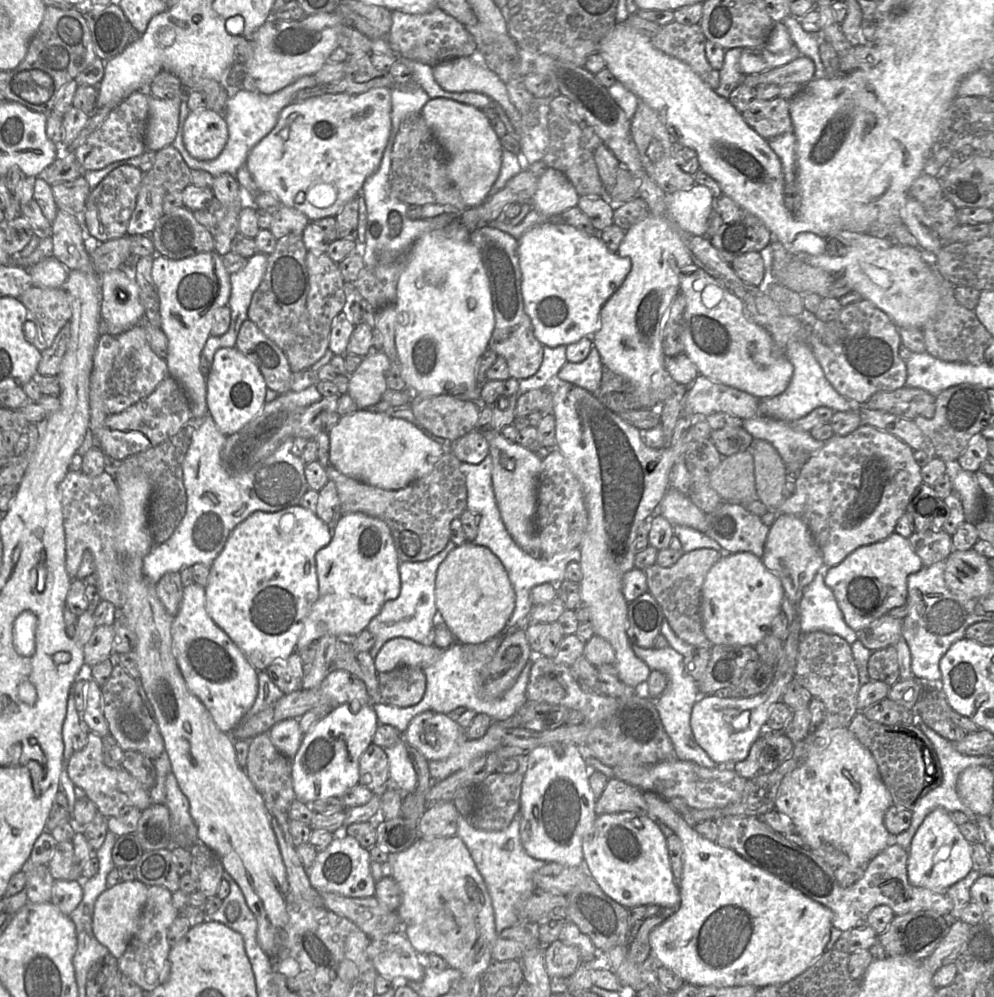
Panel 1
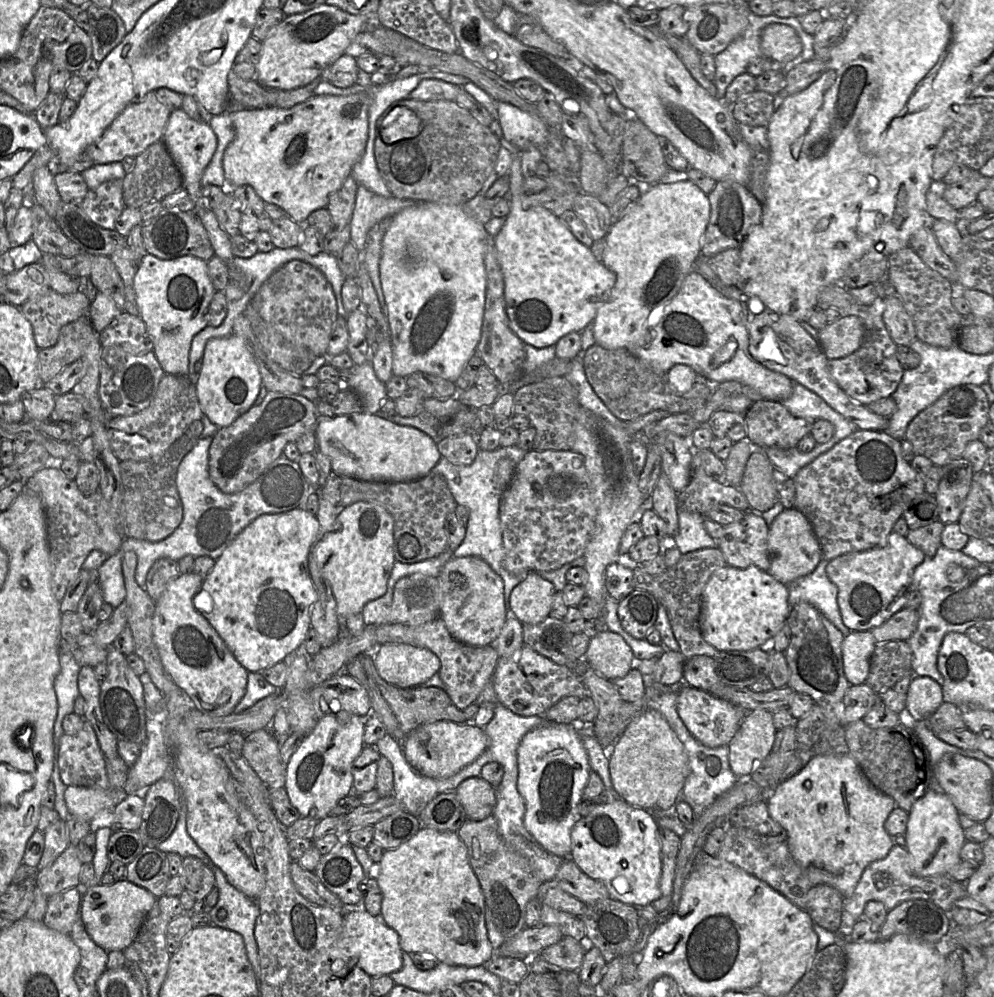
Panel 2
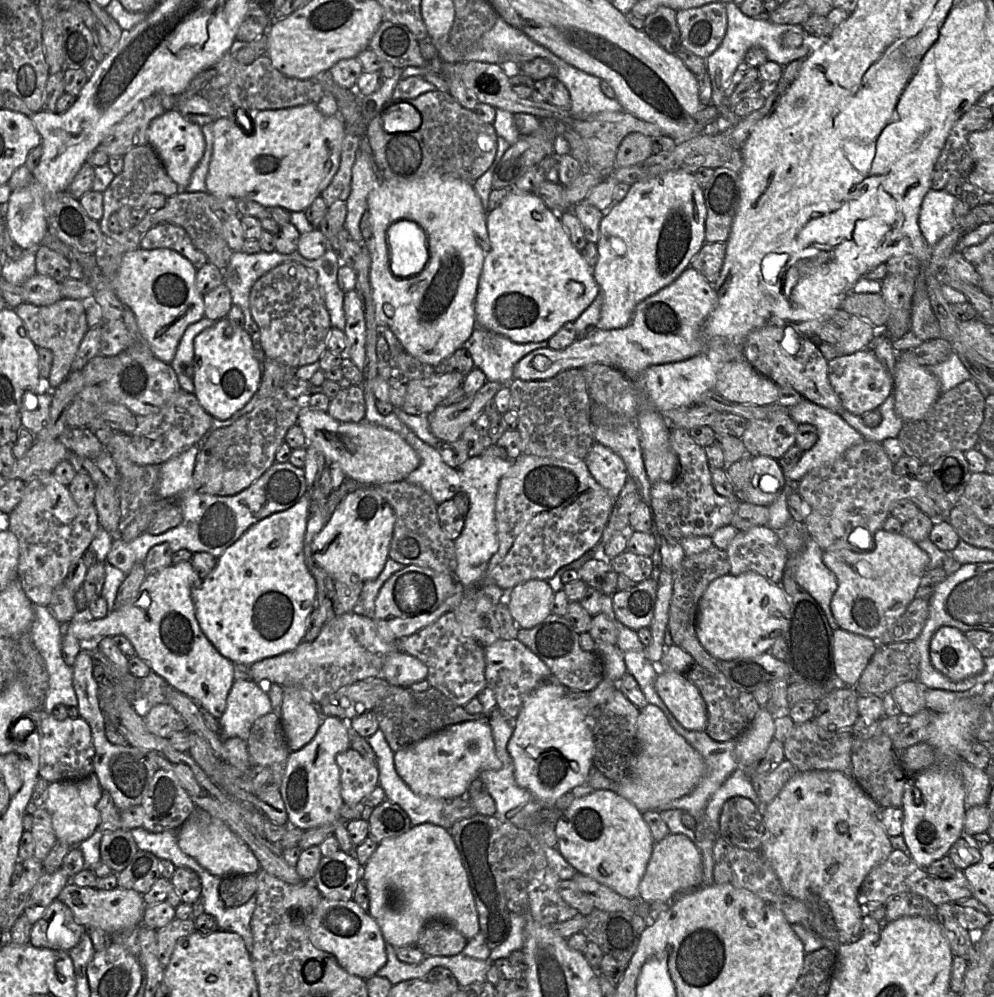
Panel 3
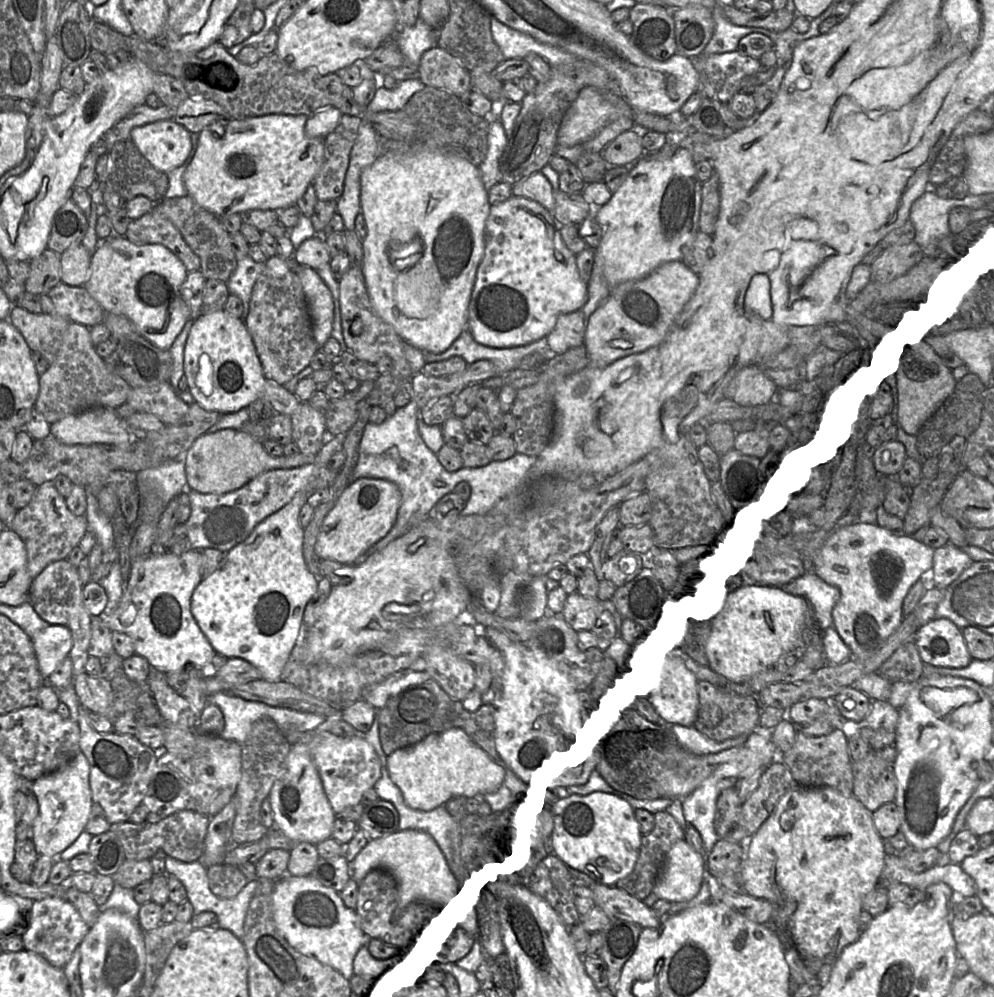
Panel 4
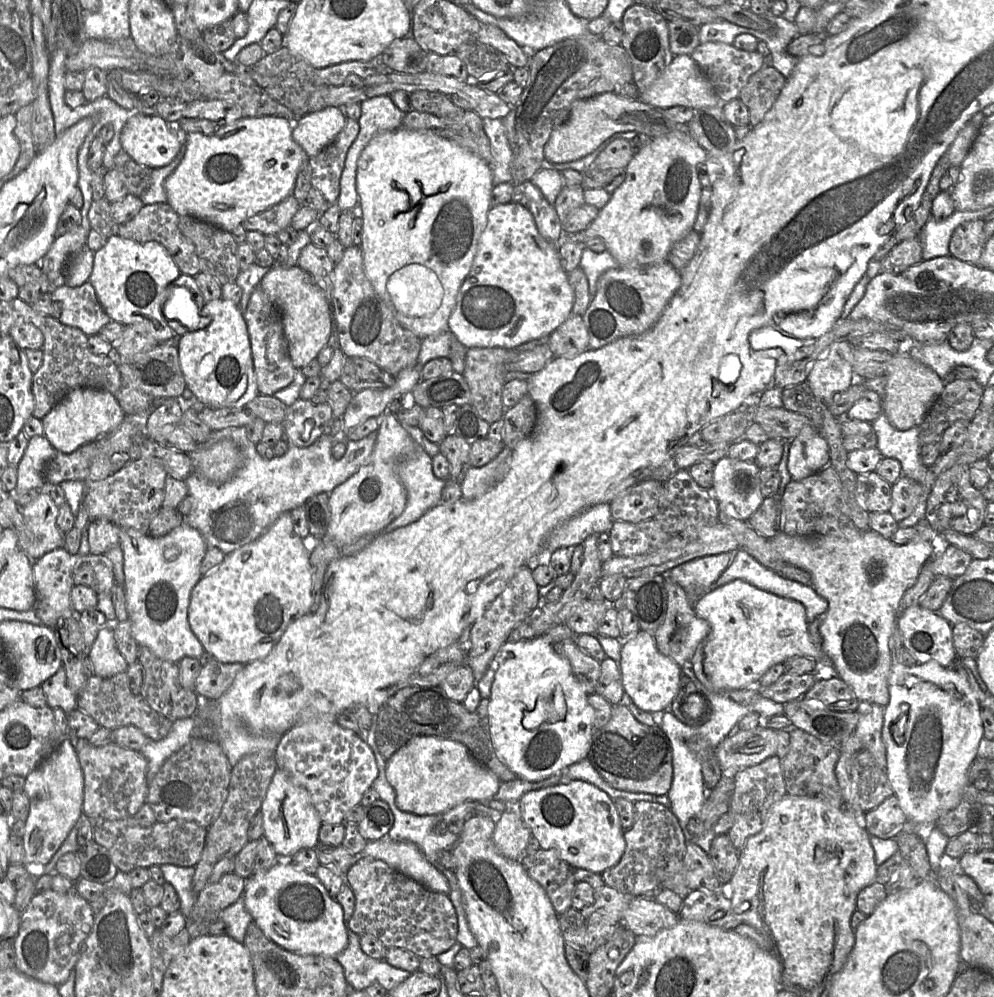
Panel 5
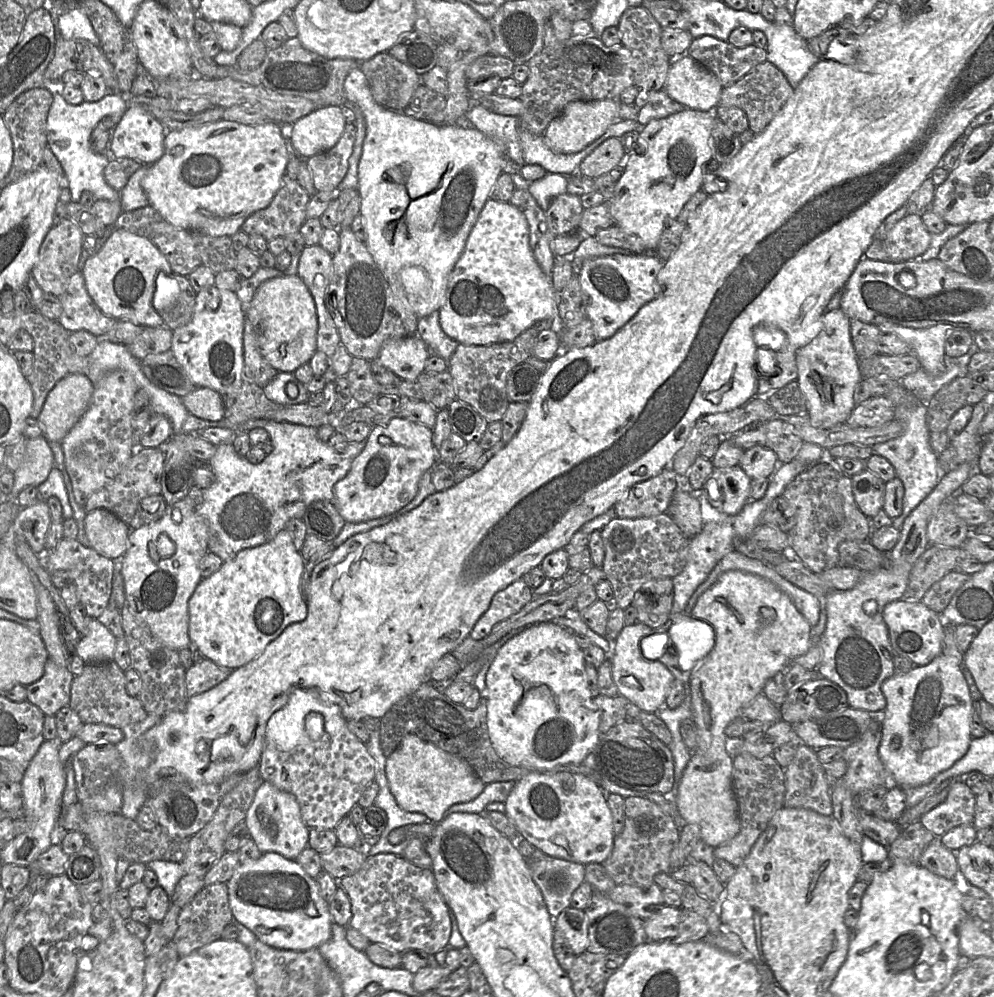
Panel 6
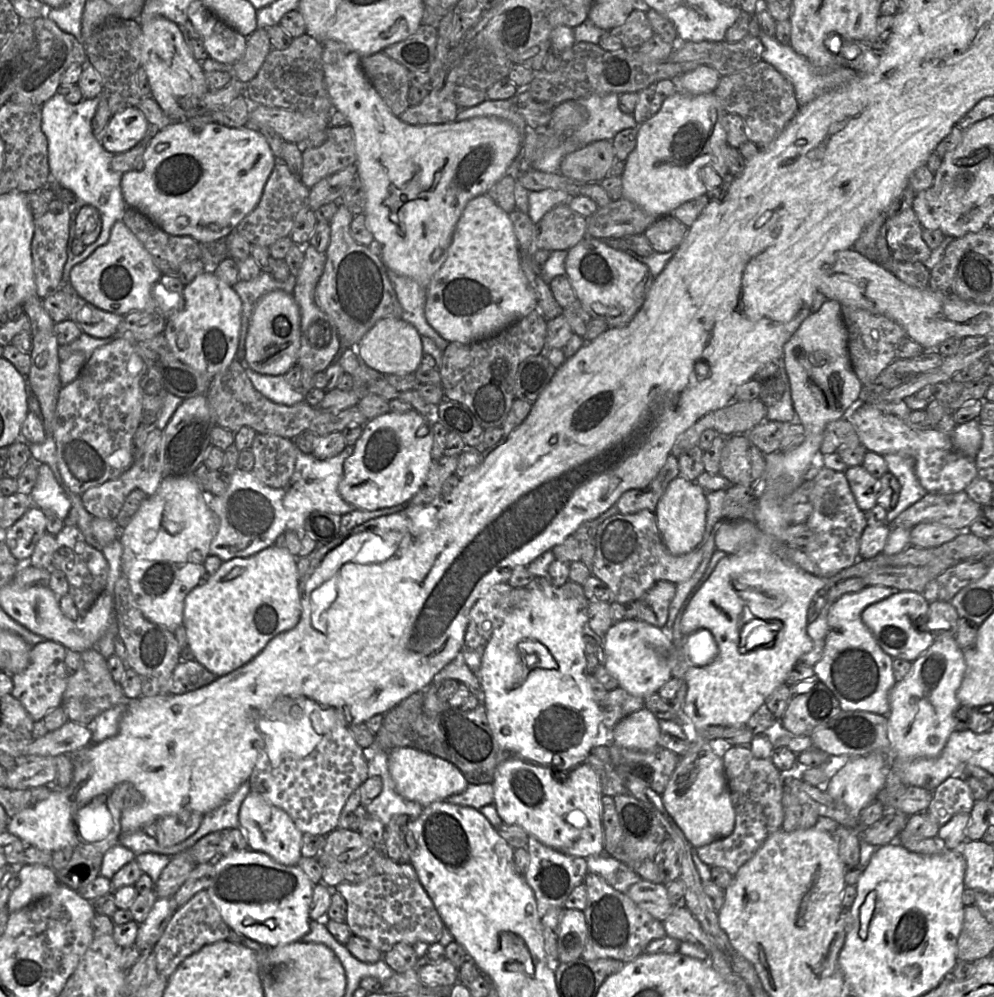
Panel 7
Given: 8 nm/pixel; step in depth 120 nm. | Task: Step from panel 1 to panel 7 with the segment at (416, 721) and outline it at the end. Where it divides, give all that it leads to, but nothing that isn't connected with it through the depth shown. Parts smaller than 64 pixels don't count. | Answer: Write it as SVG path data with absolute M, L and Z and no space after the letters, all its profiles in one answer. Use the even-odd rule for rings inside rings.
M395 748L388 754L388 768L396 791L403 798L417 802L423 808L465 791L469 783L452 763L432 754L409 748Z

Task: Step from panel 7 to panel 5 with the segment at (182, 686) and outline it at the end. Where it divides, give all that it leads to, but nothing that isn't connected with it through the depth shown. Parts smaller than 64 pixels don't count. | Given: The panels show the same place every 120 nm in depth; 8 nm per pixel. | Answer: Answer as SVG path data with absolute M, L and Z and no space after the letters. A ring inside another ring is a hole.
M212 660L202 666L194 691L203 700L216 700L230 688L243 667L244 664L238 662L222 663Z

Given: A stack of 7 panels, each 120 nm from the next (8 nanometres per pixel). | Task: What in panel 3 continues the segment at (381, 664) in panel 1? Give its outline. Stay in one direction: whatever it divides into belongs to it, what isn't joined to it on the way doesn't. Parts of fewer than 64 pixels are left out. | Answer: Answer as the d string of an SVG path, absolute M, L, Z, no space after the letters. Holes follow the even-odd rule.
M394 651L390 653L383 664L381 676L391 685L410 687L422 680L427 679L428 668L417 657Z

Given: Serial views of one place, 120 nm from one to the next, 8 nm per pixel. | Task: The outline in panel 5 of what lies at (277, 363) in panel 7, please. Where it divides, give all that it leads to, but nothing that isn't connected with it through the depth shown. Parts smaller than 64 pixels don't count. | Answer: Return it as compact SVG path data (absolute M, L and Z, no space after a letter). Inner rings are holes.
M275 263L258 286L277 306L290 359L293 365L300 370L316 359L322 348L328 344L331 334L331 310L326 297L310 274L298 265L288 267L285 264Z

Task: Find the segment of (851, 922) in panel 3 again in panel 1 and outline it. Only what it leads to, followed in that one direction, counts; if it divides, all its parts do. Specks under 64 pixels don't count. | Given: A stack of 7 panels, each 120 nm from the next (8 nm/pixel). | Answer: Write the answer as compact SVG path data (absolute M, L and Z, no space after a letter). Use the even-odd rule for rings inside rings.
M848 727L831 731L822 747L811 749L804 763L783 779L775 799L775 811L790 818L805 847L834 869L865 867L890 845L884 817L892 805L875 758Z

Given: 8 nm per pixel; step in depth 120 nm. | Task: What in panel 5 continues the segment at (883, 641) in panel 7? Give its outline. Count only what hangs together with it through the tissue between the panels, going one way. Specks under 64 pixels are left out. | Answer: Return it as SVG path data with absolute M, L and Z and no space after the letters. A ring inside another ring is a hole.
M911 606L899 614L897 625L902 636L903 647L919 664L934 661L943 667L954 665L958 656L953 645L953 625L940 616L939 613L925 609L922 606Z

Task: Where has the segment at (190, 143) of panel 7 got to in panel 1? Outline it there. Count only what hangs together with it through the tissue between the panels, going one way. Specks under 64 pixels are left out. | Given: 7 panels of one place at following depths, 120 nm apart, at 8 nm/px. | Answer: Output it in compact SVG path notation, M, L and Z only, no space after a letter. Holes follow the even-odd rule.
M388 87L372 88L362 93L325 94L289 104L280 112L273 130L251 149L246 158L245 165L253 176L258 192L274 195L281 205L302 212L310 221L329 216L335 217L350 200L361 194L365 180L379 168L391 134L391 109L391 88Z

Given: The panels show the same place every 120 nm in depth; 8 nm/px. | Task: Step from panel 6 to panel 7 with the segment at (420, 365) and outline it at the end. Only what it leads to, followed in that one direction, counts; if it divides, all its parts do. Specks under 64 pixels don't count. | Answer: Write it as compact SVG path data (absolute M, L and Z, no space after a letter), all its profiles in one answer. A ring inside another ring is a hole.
M397 317L379 320L355 346L360 361L387 374L414 374L424 355L421 335L410 323Z

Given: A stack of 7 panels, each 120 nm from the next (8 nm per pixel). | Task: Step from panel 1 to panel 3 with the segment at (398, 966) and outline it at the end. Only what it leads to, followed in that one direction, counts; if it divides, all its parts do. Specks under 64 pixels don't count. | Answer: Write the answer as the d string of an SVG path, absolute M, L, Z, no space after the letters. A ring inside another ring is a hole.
M323 897L311 915L309 937L317 949L332 954L346 972L364 980L376 975L387 962L386 942L378 923L353 900Z

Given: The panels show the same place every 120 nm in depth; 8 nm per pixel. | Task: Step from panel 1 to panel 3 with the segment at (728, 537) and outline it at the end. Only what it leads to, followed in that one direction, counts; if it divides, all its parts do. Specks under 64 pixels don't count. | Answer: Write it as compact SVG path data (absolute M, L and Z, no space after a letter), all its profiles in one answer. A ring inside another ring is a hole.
M756 526L739 531L726 548L730 574L756 572L769 581L780 584L788 553L780 533L768 526Z

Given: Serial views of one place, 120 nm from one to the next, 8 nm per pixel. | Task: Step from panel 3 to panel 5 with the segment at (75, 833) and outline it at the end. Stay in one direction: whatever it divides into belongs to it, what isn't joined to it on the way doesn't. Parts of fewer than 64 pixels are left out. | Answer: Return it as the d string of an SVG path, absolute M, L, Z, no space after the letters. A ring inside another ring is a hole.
M70 738L64 739L59 747L25 778L23 790L30 800L30 812L22 837L25 850L23 864L45 865L51 861L84 815L84 777L75 741Z

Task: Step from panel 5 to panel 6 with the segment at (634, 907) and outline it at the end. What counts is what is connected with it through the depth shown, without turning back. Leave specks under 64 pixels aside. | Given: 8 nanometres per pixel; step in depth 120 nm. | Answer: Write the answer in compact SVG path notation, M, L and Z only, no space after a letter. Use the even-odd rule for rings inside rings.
M665 904L651 917L644 920L644 929L649 941L662 941L676 936L681 913L681 908L671 907Z

